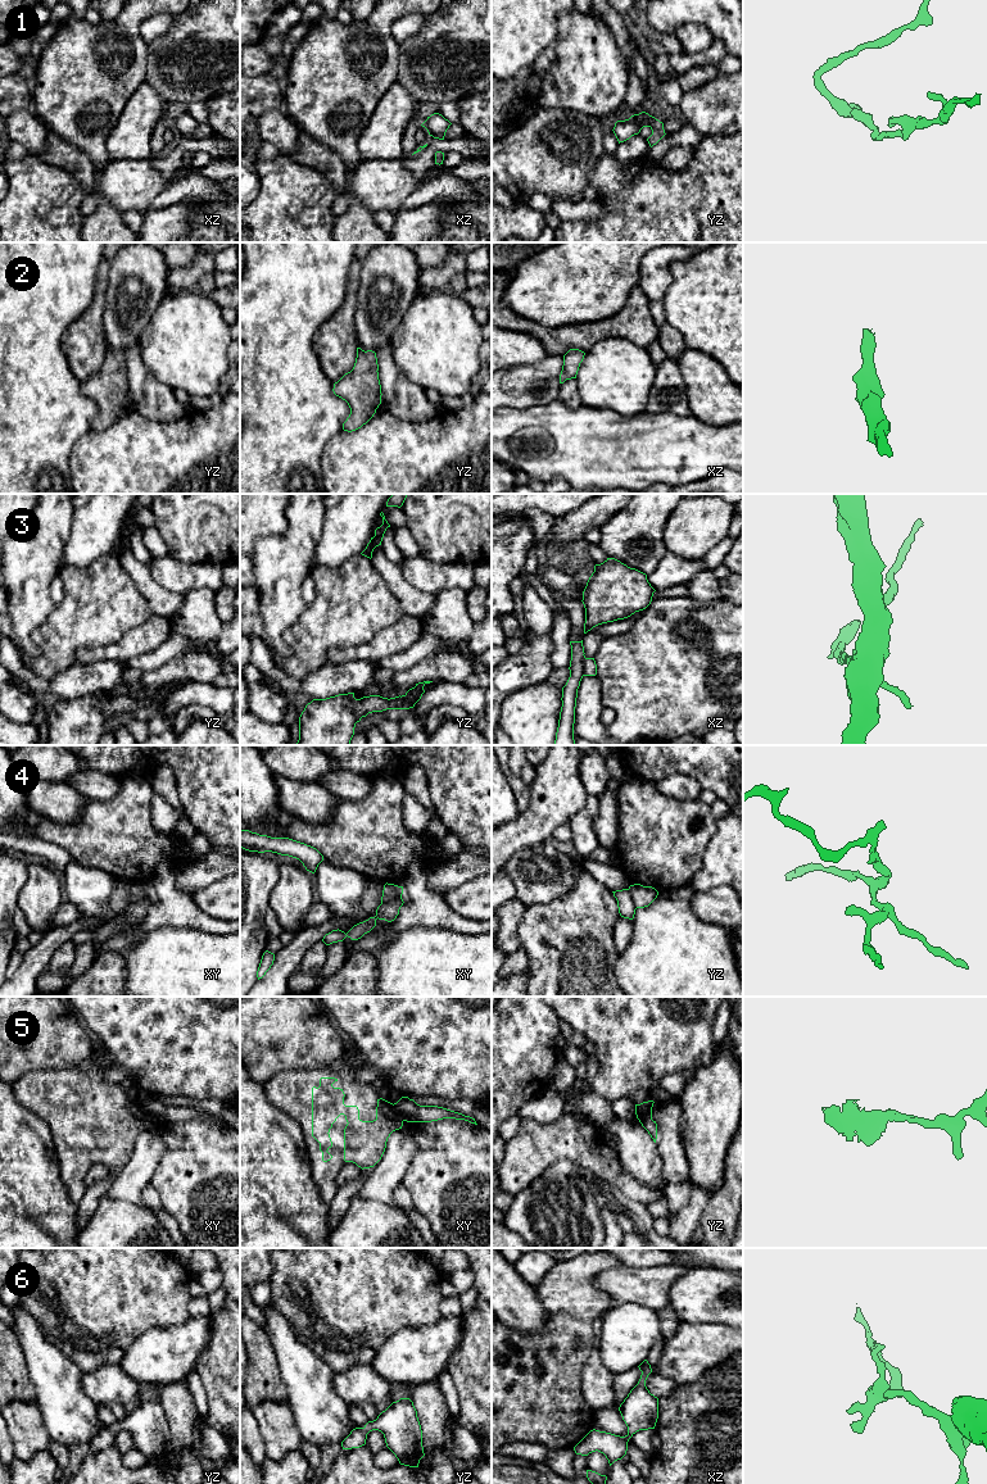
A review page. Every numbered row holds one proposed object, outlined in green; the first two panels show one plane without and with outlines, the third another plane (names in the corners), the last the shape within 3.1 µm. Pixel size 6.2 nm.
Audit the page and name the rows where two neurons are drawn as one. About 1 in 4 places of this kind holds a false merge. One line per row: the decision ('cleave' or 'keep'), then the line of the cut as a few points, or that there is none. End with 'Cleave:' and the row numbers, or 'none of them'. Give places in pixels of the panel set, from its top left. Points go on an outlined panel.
1: keep; no cut
2: keep; no cut
3: cleave; cut in xz along (584, 657), (583, 675)
4: cleave; cut in xy along (402, 892), (393, 899), (381, 903)
5: cleave; cut in xy along (393, 1104), (394, 1110), (404, 1120)
6: keep; no cut
Cleave: 3, 4, 5

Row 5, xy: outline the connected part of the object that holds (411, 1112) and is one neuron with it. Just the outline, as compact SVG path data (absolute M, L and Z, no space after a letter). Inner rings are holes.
M402 1097L397 1103L394 1103L394 1107L395 1111L407 1122L431 1122L443 1118L456 1118L456 1120L465 1120L477 1125L475 1118L470 1116L465 1116L462 1113L438 1106L420 1106L408 1097Z

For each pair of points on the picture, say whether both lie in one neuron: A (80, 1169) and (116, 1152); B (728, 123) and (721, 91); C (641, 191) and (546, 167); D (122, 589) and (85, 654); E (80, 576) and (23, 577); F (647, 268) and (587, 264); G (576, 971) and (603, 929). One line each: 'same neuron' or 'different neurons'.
A: same neuron
B: same neuron
C: different neurons
D: different neurons
E: different neurons
F: different neurons
G: same neuron

